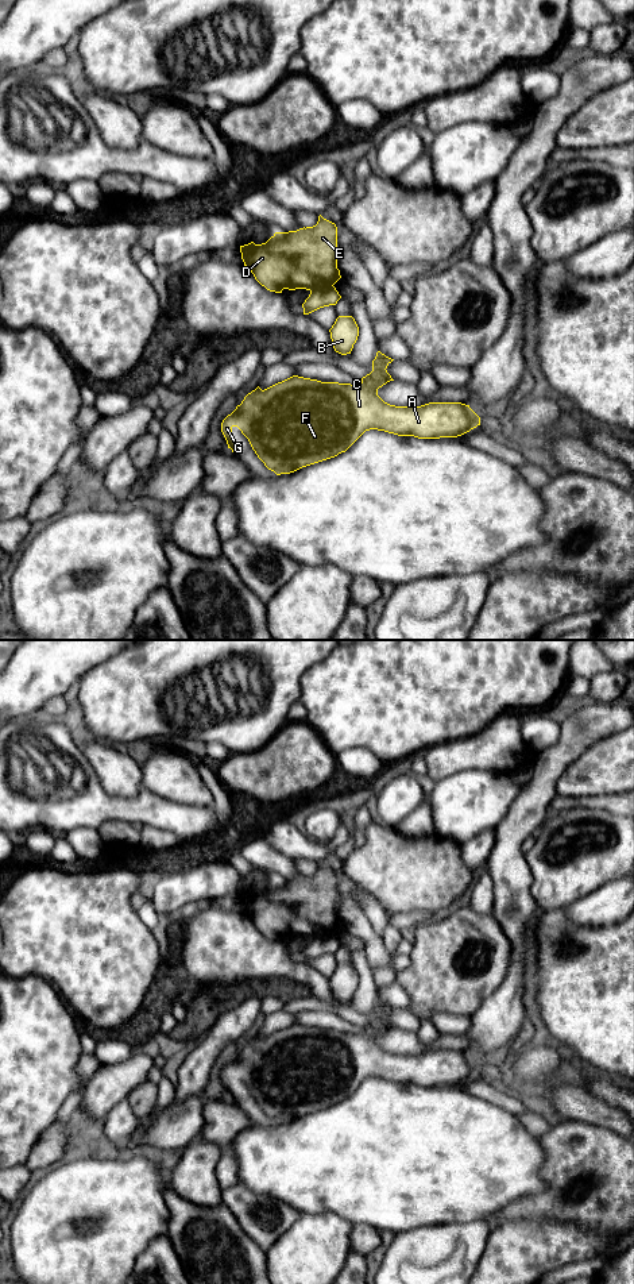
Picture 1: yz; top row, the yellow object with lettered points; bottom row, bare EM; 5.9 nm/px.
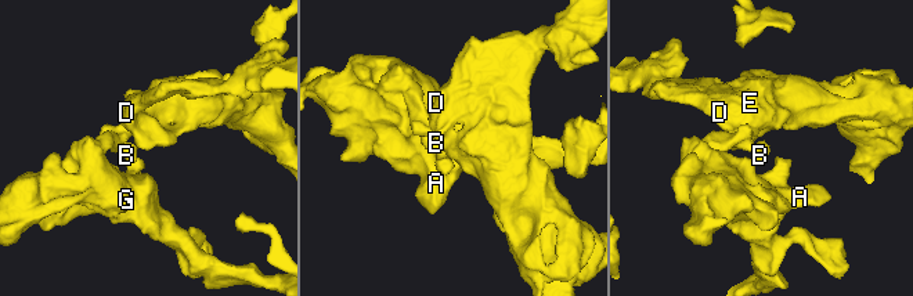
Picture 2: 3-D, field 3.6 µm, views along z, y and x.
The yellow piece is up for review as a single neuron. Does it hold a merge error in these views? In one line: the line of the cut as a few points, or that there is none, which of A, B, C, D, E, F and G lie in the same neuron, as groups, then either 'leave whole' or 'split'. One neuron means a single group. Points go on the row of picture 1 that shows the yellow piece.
no cut | A B C D E F G | leave whole

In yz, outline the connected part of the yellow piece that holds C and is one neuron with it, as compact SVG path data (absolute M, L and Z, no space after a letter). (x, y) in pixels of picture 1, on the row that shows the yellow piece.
M378 351L372 360L372 371L362 378L360 385L293 375L264 390L258 386L221 423L228 448L232 452L237 448L237 443L232 440L232 428L237 427L264 466L281 475L345 452L370 429L398 436L440 439L457 437L480 425L480 417L469 405L461 402L429 402L421 406L395 406L384 402L378 396L378 389L394 381L386 370L393 360Z

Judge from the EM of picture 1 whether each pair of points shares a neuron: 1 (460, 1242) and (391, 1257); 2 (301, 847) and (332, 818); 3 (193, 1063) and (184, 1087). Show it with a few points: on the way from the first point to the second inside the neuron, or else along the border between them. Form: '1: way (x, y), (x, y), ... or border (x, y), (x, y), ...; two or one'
1: way (443, 1244), (409, 1248); one
2: border (340, 825), (325, 843), (313, 841), (305, 835); two
3: way (193, 1068), (189, 1082); one

